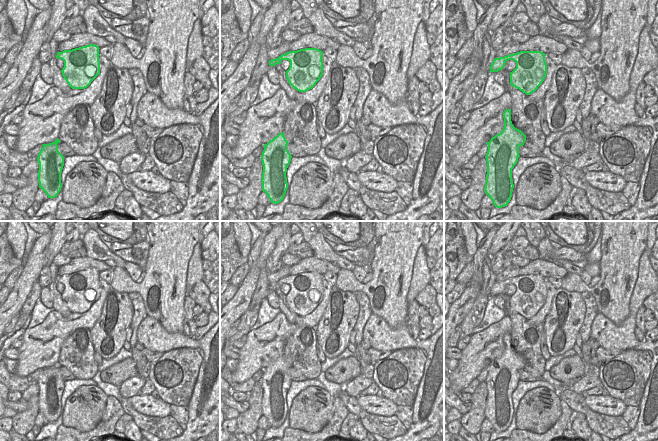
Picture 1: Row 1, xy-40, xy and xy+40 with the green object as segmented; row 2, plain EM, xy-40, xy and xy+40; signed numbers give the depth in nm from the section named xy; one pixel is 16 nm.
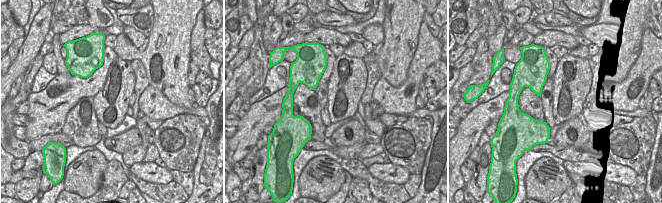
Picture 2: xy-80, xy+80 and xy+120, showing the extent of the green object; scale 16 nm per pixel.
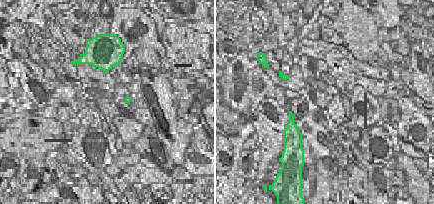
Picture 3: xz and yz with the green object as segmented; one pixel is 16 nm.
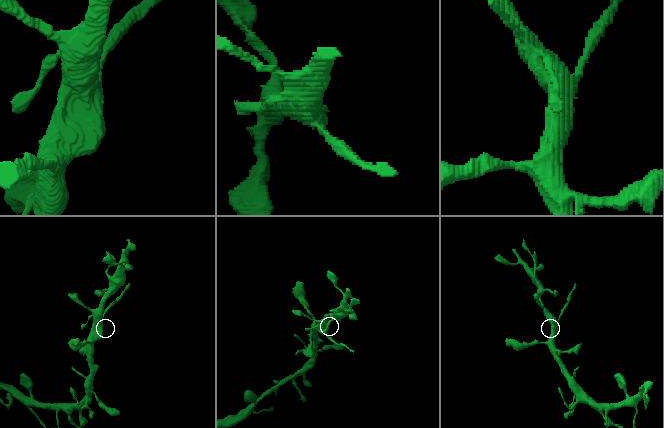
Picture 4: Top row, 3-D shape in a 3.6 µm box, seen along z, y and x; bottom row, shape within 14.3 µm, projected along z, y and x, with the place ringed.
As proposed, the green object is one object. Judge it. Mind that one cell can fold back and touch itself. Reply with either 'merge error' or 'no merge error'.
no merge error

